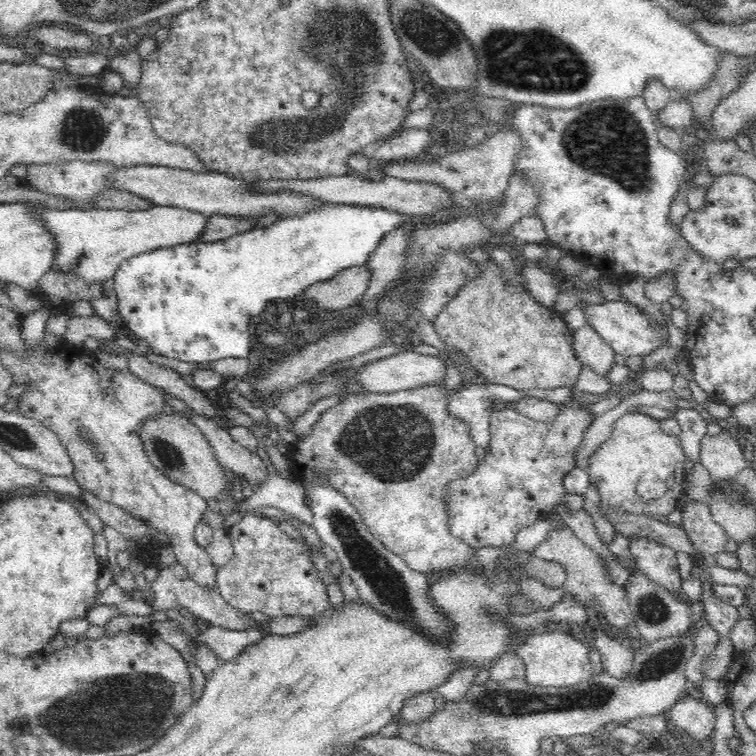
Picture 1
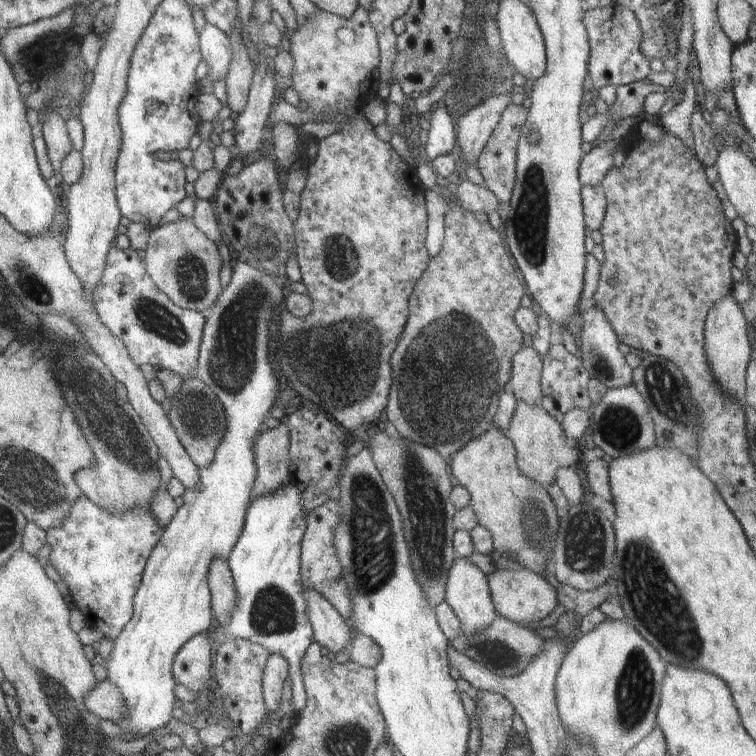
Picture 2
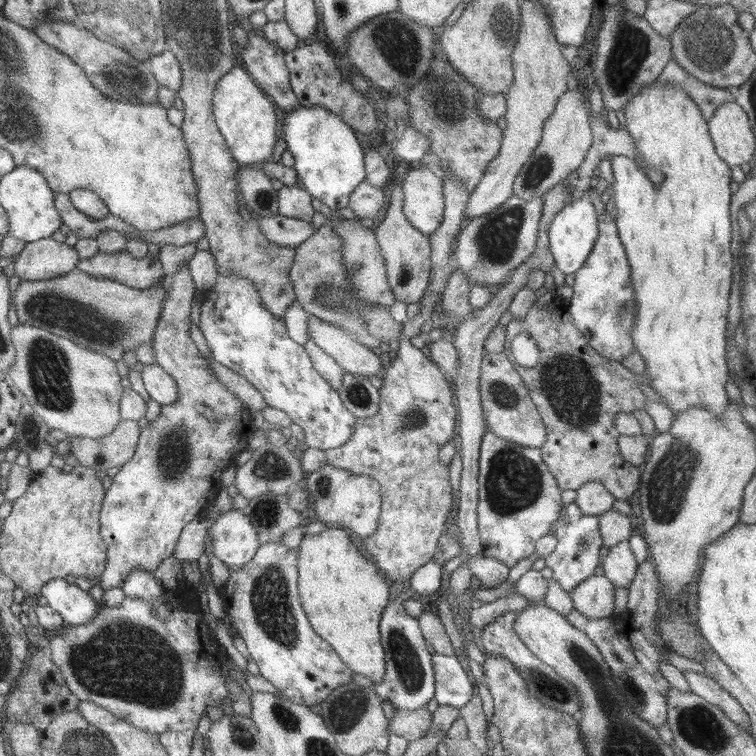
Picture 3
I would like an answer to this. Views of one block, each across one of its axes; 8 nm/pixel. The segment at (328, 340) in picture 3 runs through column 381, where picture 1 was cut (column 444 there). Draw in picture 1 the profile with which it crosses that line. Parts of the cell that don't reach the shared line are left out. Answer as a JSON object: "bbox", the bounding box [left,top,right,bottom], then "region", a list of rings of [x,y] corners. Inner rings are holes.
{"bbox":[356,351,448,394],"region":[[[404,351],[388,358],[382,358],[361,366],[360,374],[356,375],[356,382],[364,387],[364,393],[397,394],[412,388],[428,387],[444,380],[448,364],[438,356],[424,356],[418,352]]]}

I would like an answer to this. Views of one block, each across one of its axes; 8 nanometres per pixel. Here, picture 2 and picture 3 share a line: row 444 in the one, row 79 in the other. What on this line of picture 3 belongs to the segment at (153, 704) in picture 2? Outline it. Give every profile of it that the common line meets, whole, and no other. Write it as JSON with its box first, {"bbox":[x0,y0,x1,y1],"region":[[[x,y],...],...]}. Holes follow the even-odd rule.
{"bbox":[212,65,278,165],"region":[[[242,65],[232,67],[230,72],[218,79],[212,102],[215,123],[232,156],[240,164],[250,165],[271,160],[278,124],[274,103],[263,90],[260,90]]]}

